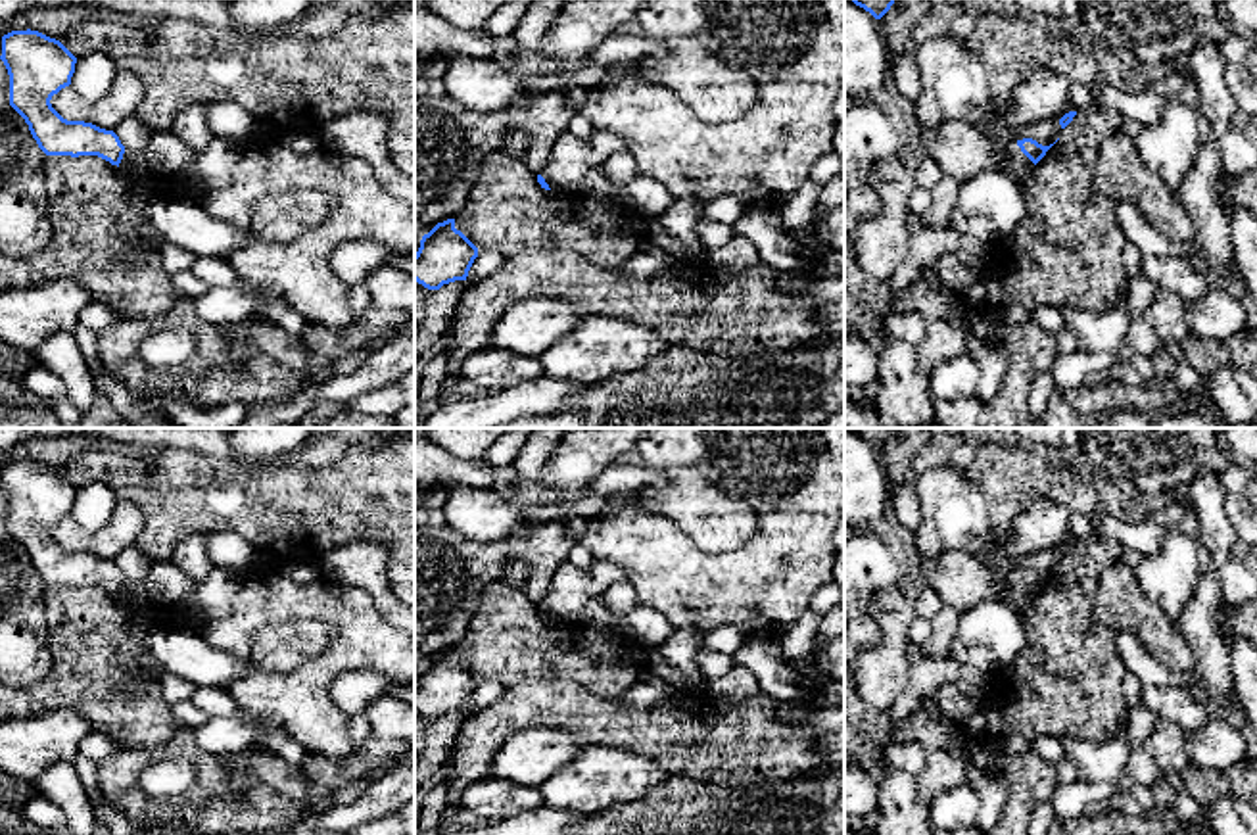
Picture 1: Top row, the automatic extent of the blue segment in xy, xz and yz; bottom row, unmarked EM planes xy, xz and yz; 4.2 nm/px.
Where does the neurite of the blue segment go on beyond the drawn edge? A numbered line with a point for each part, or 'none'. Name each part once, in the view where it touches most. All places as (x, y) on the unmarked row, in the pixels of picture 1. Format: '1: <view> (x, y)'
1: yz (1018, 596)

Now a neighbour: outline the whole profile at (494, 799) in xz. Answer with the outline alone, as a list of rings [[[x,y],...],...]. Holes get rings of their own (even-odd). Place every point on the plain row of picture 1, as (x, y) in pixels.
[[[491,774],[468,783],[468,787],[461,791],[459,800],[461,806],[468,808],[489,823],[545,804],[537,789],[514,785],[505,777],[495,777]]]

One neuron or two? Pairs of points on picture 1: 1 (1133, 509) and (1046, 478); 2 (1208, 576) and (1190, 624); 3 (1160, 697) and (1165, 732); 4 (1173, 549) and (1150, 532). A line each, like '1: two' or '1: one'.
1: one
2: one
3: two
4: two

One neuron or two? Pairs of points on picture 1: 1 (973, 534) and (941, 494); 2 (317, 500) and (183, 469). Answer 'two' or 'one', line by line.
1: one
2: one

